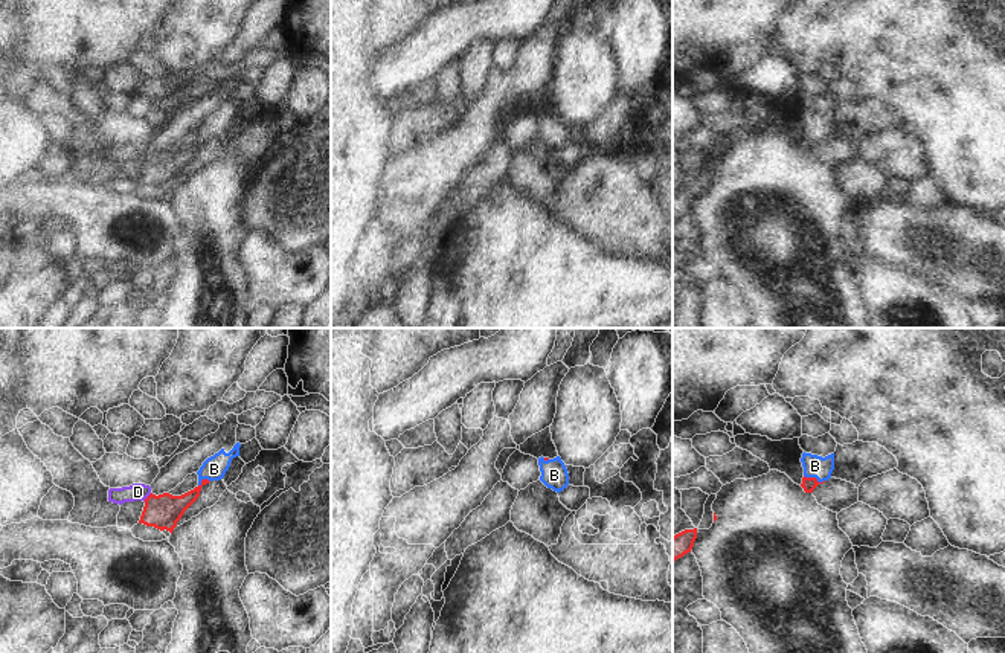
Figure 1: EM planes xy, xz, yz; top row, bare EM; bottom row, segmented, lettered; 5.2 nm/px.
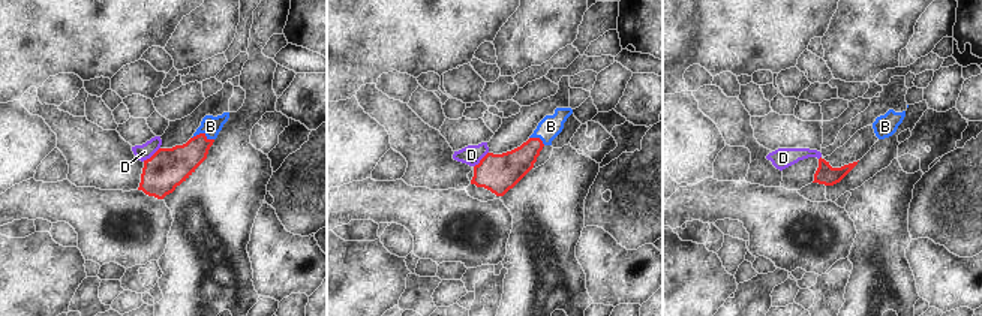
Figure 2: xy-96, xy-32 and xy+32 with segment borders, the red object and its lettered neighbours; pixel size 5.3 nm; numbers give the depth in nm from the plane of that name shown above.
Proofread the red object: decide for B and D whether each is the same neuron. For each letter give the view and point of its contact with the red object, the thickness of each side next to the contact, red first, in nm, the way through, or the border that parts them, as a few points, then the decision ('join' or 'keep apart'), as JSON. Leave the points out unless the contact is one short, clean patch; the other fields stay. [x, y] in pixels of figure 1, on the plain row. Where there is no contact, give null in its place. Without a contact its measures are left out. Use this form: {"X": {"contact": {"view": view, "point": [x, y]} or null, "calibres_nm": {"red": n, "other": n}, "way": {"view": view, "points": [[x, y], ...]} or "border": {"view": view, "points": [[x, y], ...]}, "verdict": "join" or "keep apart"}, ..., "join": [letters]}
{"B": {"contact": {"view": "yz", "point": [815, 136]}, "calibres_nm": {"red": 80, "other": 120}, "way": {"view": "yz", "points": [[809, 142], [815, 136], [815, 124]]}, "verdict": "join"}, "D": {"contact": {"view": "xy", "point": [147, 156]}, "calibres_nm": {"red": 180, "other": 100}, "border": {"view": "xy", "points": [[151, 151], [144, 159]]}, "verdict": "keep apart"}, "join": ["B"]}

